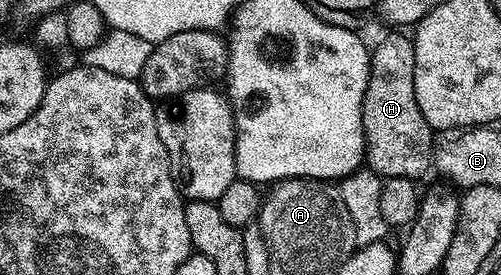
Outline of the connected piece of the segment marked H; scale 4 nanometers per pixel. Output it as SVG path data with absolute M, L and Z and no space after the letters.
M397 33L372 48L369 57L369 80L367 93L363 97L363 133L365 134L365 163L368 170L381 176L382 180L391 177L407 177L420 180L425 170L430 170L433 161L435 132L427 125L423 113L419 113L419 101L415 101L415 49L412 38L405 33Z

